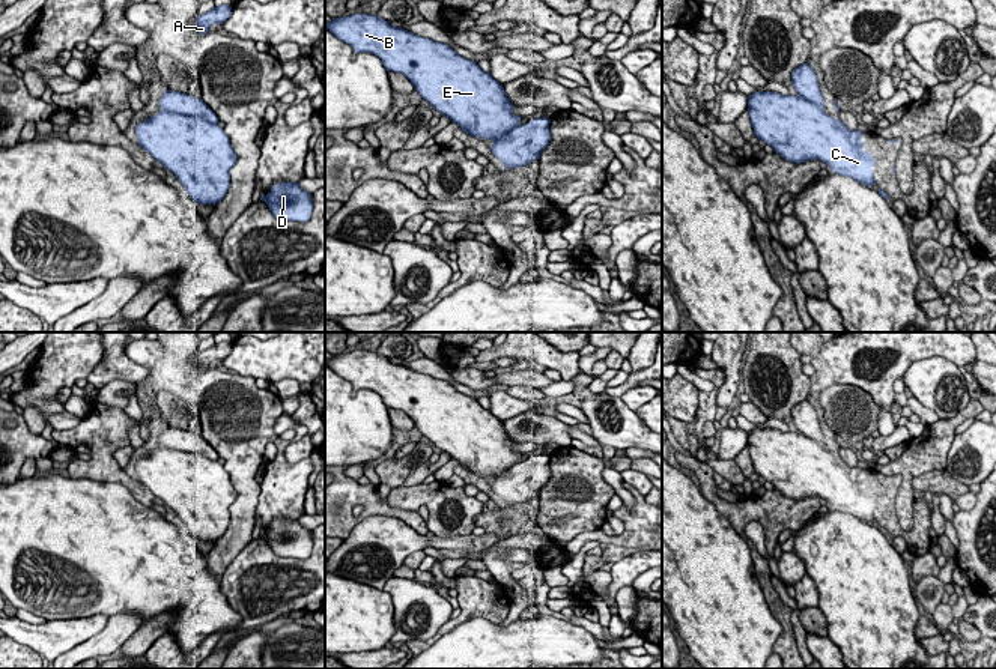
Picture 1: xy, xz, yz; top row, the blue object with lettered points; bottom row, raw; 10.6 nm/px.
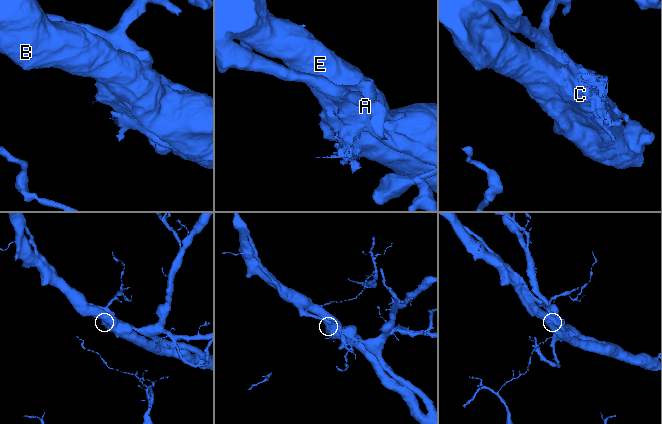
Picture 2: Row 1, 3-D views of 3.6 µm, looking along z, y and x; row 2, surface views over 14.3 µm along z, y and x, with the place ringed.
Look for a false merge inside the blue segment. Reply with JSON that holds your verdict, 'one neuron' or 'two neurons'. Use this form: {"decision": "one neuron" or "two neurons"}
{"decision": "one neuron"}

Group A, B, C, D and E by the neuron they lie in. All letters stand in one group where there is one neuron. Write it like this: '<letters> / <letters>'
A B C D E

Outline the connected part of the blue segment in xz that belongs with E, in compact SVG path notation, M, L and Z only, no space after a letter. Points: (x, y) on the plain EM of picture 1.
M369 350L333 355L326 359L326 365L337 376L349 380L355 389L372 389L381 395L387 407L403 410L423 436L457 460L462 468L472 474L492 477L490 487L506 502L506 507L539 496L542 487L549 481L551 456L539 454L521 462L522 454L513 451L515 442L507 434L503 421L484 409L477 398L462 394L447 380L393 364L390 358Z

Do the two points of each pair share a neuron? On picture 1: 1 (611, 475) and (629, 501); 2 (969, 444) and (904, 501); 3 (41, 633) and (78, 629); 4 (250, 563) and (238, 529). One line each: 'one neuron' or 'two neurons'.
1: one neuron
2: two neurons
3: one neuron
4: two neurons

